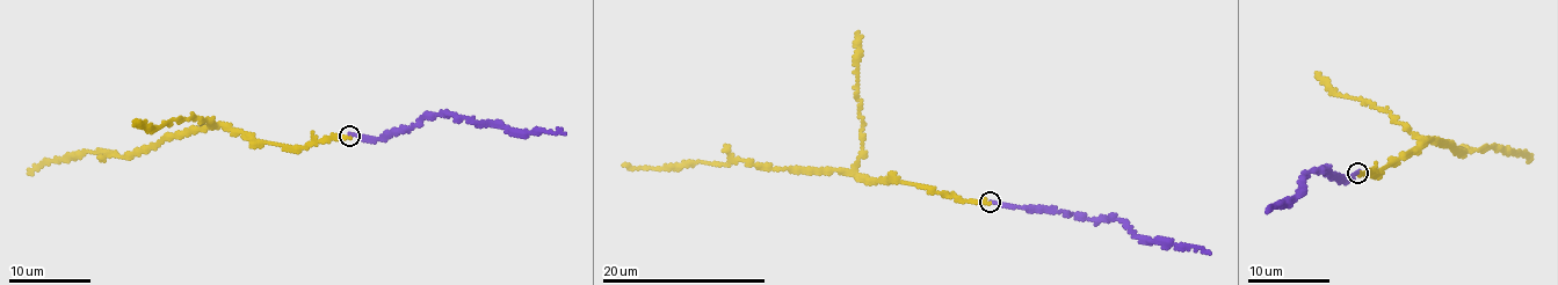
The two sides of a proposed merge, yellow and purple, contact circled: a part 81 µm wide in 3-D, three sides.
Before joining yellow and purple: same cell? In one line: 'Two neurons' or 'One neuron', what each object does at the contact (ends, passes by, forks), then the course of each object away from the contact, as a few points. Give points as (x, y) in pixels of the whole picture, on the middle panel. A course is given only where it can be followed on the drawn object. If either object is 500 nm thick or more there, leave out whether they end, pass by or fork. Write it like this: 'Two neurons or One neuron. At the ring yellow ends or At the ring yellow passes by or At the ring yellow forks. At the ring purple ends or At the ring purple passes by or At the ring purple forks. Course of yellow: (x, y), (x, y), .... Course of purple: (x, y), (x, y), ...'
Two neurons. At the ring yellow ends. At the ring purple ends. Course of yellow: (991, 202), (888, 177), (777, 169), (732, 159), (666, 168), (622, 165). Course of purple: (991, 202), (1021, 209), (1060, 211), (1089, 220), (1127, 220), (1142, 239), (1210, 255)

